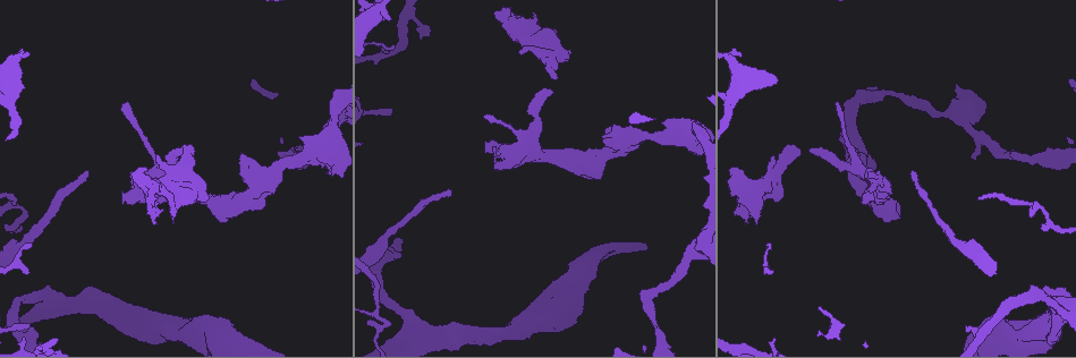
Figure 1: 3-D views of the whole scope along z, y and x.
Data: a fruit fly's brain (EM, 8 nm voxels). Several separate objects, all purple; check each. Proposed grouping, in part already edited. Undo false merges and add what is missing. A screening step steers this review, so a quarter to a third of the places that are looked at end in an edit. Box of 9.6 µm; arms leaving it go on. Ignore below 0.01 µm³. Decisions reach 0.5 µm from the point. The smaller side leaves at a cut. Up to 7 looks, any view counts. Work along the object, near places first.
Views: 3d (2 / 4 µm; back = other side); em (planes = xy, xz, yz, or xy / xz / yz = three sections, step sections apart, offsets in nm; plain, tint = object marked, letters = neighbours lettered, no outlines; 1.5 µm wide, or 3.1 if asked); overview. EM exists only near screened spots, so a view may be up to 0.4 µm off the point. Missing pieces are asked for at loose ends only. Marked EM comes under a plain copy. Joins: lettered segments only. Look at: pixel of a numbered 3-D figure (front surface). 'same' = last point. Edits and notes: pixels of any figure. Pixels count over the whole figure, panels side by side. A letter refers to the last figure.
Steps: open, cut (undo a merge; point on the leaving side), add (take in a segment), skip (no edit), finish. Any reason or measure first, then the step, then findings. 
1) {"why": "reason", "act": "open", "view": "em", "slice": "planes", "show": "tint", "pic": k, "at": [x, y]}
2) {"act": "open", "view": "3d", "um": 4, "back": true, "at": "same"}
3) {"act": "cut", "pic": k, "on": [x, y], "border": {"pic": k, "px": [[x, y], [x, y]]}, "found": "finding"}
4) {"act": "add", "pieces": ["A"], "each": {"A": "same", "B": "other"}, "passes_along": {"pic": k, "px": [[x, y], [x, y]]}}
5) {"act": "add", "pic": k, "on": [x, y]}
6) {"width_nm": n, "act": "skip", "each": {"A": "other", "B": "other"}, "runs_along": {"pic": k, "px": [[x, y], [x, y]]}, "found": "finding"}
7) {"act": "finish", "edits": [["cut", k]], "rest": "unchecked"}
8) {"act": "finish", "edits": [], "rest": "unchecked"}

{"act": "open", "view": "3d", "um": 2, "pic": 1, "at": [899, 217]}

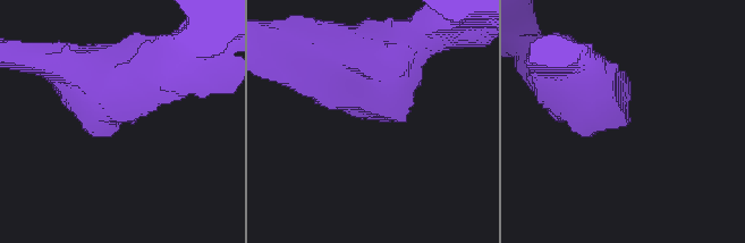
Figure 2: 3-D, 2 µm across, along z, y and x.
{"why": "now the EM", "act": "open", "view": "em", "slice": "planes", "show": "letters", "pic": 2, "at": [353, 114]}

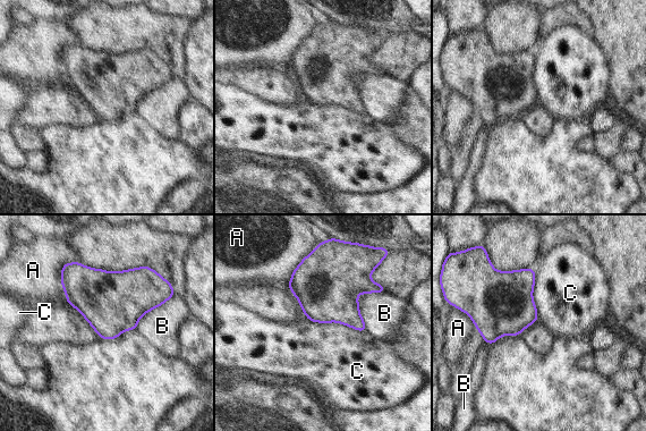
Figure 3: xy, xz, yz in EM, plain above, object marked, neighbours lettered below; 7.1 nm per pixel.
{"act": "skip", "each": {"A": "other", "B": "other", "C": "other"}, "border": {"pic": 3, "px": [[307, 318], [365, 331]]}, "found": "none of them fits"}

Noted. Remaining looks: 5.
{"why": "an open end", "act": "open", "view": "3d", "um": 4, "pic": 1, "at": [837, 102]}

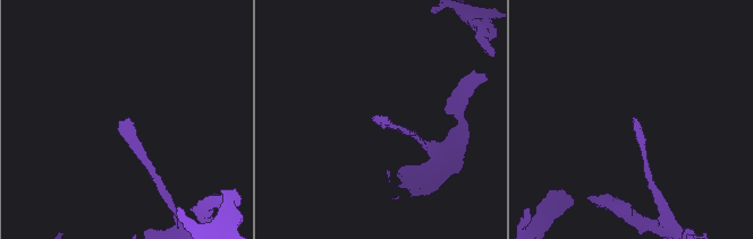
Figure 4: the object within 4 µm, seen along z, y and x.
{"why": "now the EM", "act": "open", "view": "em", "slice": "yz", "step": 8, "show": "letters", "pic": 4, "at": [633, 118]}

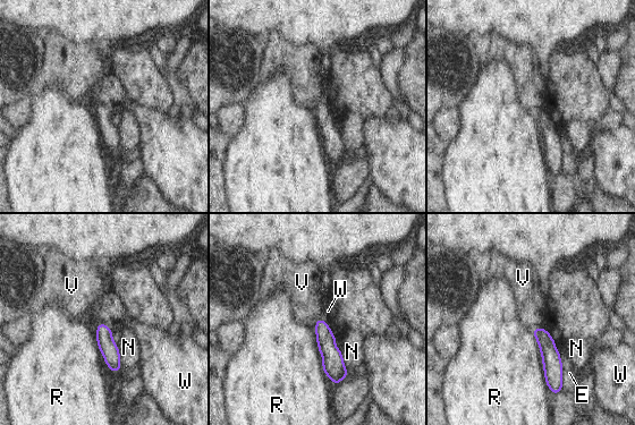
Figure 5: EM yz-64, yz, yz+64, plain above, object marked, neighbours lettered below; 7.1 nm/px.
{"longest_contact_nm": ["R", 420], "act": "skip", "each": {"E": "other", "N": "other", "R": "other", "V": "other", "W": "other"}, "runs_along": {"pic": 5, "px": [[319, 323], [332, 356], [336, 381]]}, "found": "no lettered segment goes on from it"}

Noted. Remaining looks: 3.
{"why": "tapers out", "act": "open", "view": "3d", "um": 4, "pic": 1, "at": [389, 110]}

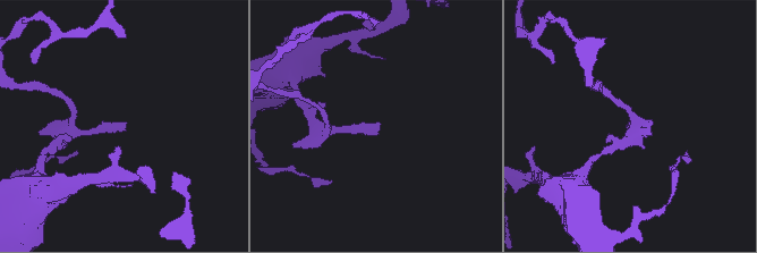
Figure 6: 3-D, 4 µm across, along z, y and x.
{"act": "open", "view": "em", "slice": "planes", "show": "tint", "pic": 6, "at": [378, 122]}

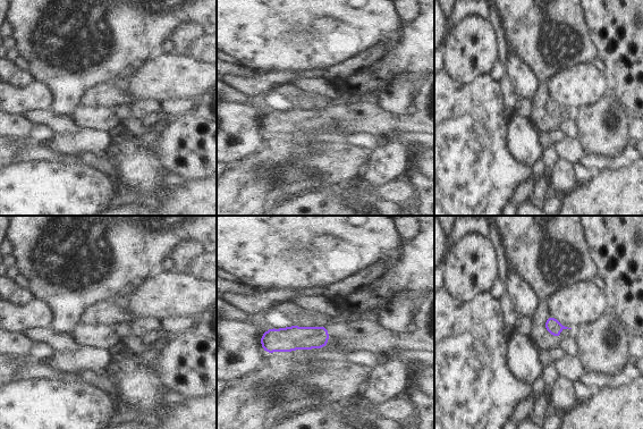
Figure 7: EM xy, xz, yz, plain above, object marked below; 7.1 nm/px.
{"act": "open", "view": "em", "slice": "planes", "show": "letters", "at": "same"}

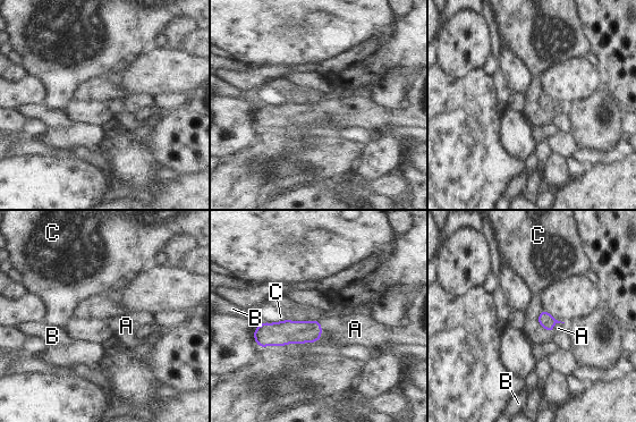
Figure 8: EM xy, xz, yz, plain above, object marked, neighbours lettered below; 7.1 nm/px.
{"longest_contact_nm": ["C", 170], "act": "add", "pieces": ["A"], "each": {"A": "same", "B": "other", "C": "other"}, "passes_along": {"pic": 8, "px": [[286, 331], [321, 329], [355, 329]]}, "found": "the cell continues"}

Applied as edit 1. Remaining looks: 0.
{"act": "finish", "edits": [["add", 8]], "rest": "unchecked"}

